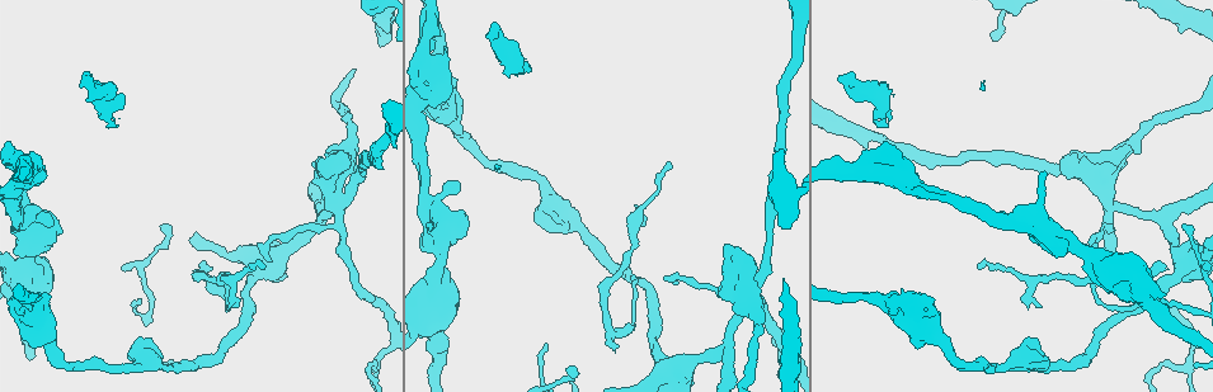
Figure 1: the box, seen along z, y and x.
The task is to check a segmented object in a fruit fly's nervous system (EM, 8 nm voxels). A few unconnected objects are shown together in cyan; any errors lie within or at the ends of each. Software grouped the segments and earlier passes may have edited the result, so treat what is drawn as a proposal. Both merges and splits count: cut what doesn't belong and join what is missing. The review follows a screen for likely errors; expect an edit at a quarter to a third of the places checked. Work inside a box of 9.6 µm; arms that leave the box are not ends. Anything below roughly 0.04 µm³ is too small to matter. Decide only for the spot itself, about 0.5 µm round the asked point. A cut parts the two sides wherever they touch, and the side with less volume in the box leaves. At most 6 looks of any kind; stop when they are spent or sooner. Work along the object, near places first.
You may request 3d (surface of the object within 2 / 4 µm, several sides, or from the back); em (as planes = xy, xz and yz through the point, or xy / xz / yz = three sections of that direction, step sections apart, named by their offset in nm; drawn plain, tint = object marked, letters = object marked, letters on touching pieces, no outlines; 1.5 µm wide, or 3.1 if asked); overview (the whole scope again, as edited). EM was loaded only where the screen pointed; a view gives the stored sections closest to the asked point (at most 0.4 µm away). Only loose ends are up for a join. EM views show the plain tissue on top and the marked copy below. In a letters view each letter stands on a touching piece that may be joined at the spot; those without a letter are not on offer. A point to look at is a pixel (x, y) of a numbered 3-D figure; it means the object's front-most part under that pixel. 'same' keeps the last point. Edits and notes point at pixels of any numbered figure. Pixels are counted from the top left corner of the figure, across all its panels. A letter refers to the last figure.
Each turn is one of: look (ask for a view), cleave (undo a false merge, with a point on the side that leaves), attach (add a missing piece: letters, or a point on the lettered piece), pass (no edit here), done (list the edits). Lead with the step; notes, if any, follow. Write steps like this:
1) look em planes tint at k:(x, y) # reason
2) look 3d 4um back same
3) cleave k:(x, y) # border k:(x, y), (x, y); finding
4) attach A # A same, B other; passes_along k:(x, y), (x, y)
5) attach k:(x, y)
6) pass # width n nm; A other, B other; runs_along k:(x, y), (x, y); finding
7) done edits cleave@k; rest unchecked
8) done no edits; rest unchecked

look 3d 2um at 1:(615, 348) # tapers out

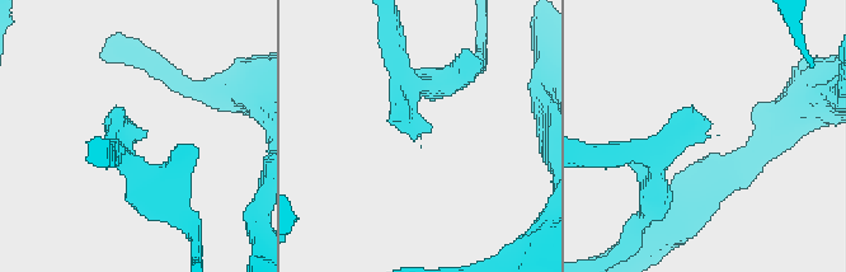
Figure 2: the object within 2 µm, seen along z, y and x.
look em planes letters at 2:(698, 128) # now the EM

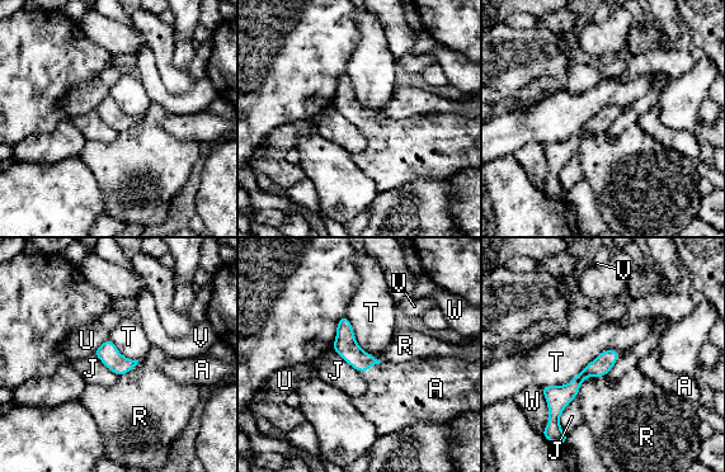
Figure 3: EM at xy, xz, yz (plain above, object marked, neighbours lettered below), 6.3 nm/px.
attach A # A same, J other, R other, T other, U other, V other, W other; passes_along 3:(345, 345), (372, 364), (398, 395); it goes on there

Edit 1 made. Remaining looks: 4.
look overview

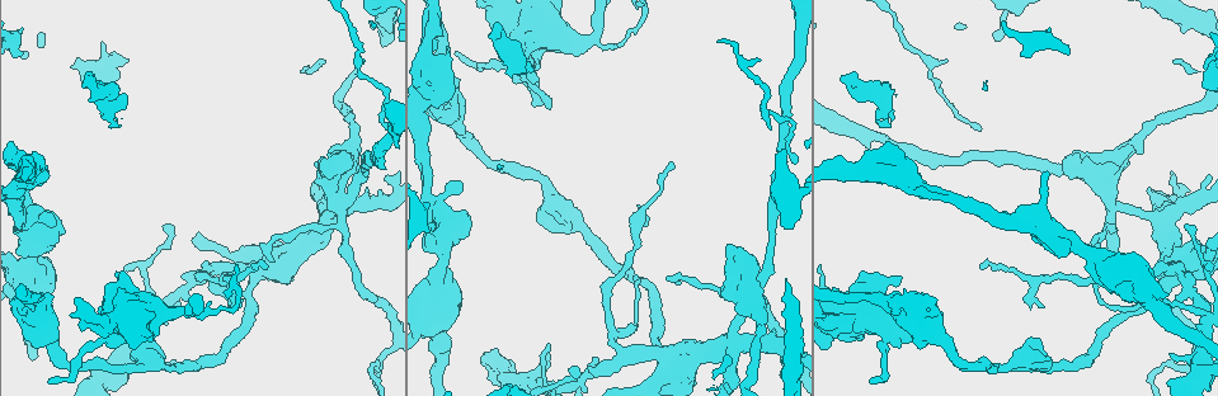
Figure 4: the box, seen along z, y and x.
look em xz step 8 letters at 4:(594, 39) # side arm on a straight run

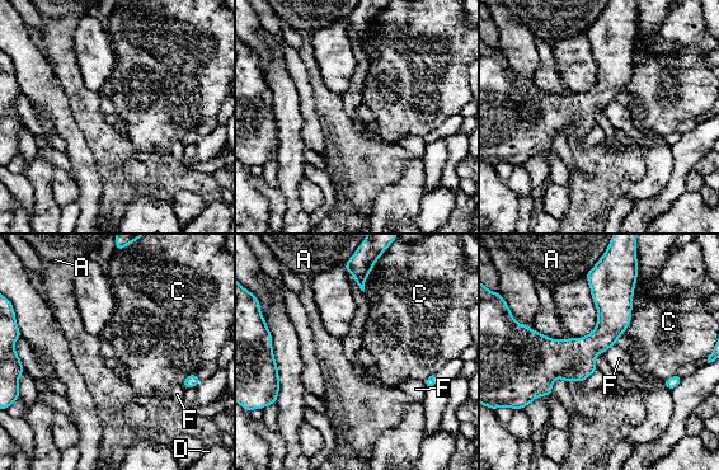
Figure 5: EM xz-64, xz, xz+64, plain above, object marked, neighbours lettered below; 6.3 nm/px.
look em planes letters same # cut it another way

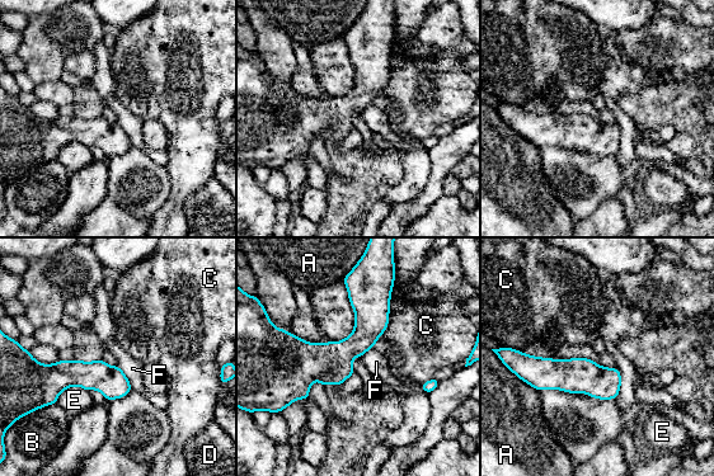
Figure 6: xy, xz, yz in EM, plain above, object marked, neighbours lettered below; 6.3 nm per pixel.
pass # A other, B other, C other, D other, E other, F other; runs_along 6:(386, 291), (370, 325), (294, 395); all the same neuron

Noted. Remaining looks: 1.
done edits attach@3; rest unchecked

